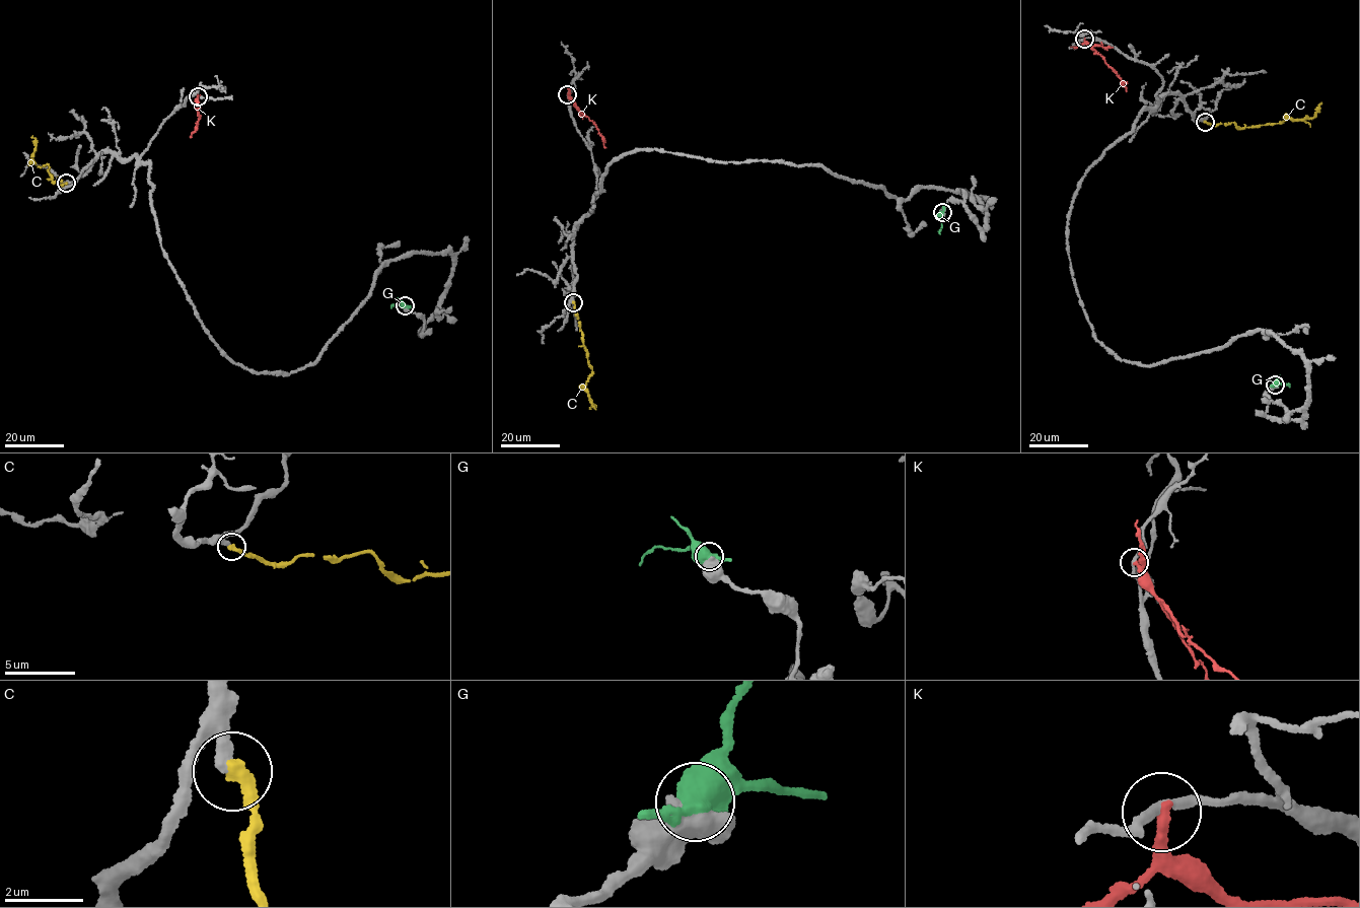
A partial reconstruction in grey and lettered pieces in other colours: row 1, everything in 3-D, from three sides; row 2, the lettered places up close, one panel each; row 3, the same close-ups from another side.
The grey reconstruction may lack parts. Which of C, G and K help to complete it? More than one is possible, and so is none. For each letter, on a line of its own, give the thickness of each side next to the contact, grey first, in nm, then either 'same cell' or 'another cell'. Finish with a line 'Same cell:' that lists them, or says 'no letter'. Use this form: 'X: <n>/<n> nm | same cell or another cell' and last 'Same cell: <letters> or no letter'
C: 320/340 nm | another cell
G: 600/550 nm | another cell
K: 220/320 nm | another cell
Same cell: no letter

